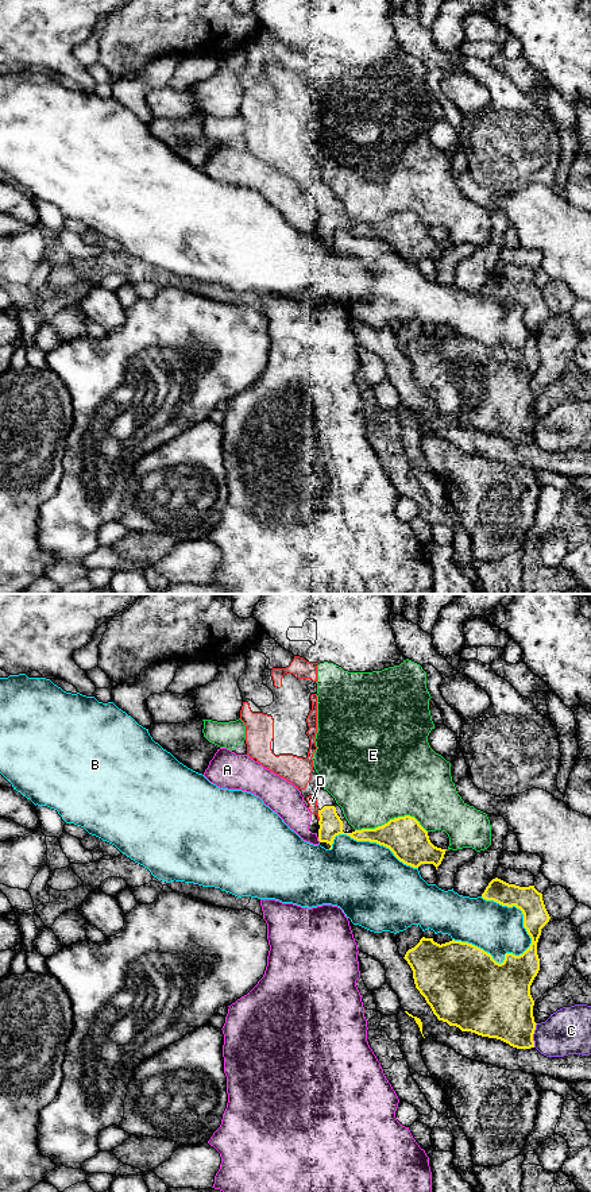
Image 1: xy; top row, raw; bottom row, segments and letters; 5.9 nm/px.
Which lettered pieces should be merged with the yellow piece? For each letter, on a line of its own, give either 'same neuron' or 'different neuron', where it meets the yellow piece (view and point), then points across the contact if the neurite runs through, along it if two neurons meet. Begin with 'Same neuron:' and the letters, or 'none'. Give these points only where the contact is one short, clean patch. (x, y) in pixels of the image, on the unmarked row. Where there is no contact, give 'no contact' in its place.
Same neuron: D
A: different neuron; contact xy (319, 235)
B: different neuron; contact xy (493, 354)
C: different neuron; contact xy (532, 431)
D: same neuron; contact xy (319, 211)
E: different neuron; contact xy (391, 215)

